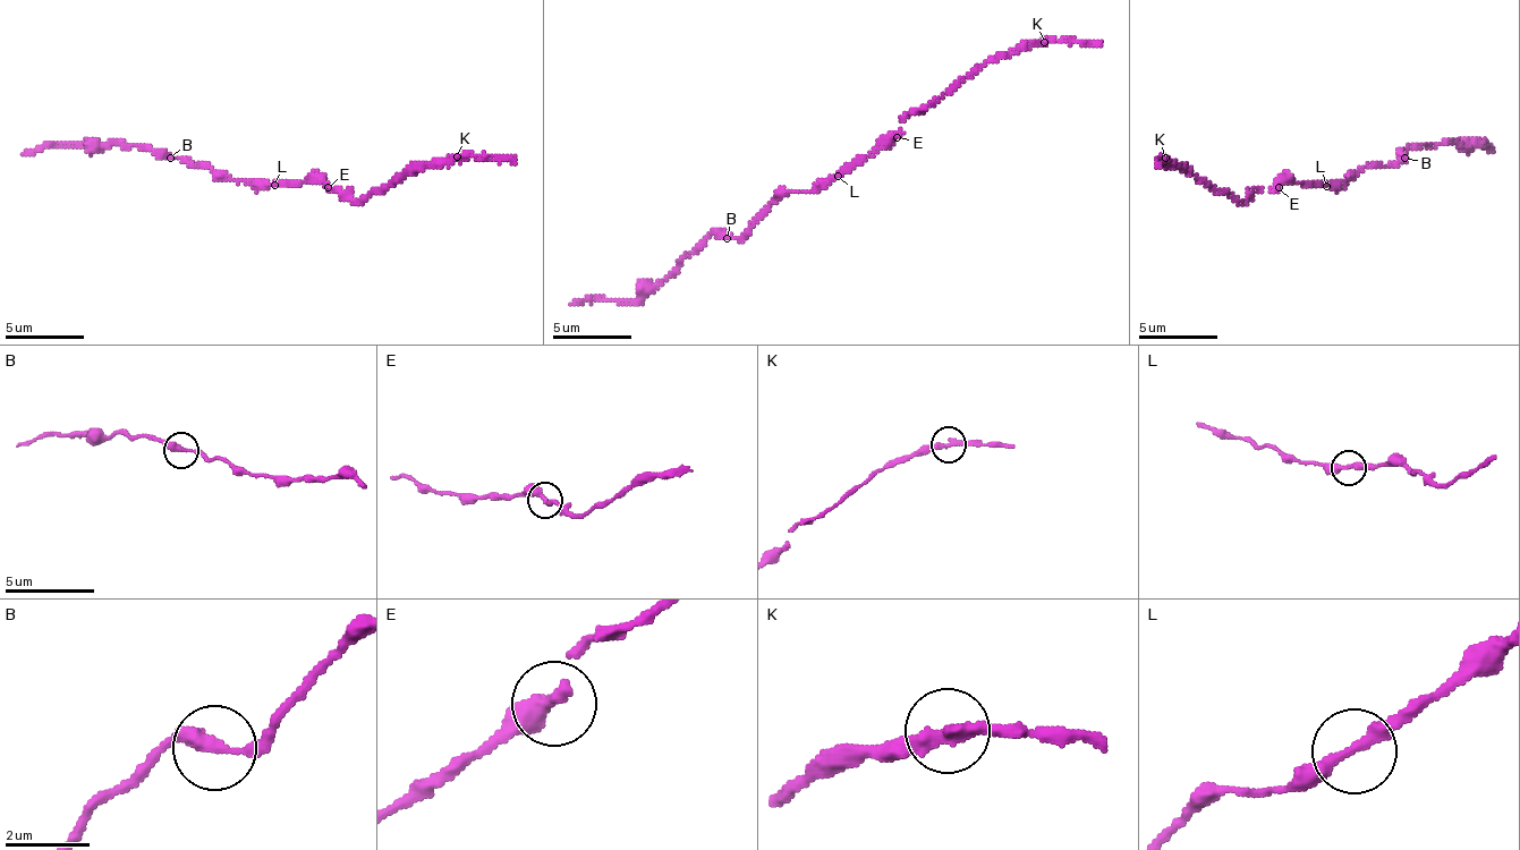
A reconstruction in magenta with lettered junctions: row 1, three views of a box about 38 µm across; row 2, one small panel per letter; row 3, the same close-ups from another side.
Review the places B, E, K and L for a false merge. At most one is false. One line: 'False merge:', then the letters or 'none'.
False merge: none

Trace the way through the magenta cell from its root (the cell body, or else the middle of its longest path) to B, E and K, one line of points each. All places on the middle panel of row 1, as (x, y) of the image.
B: (838, 172), (822, 180), (811, 192), (783, 192), (739, 238), (727, 238)
E: (838, 172), (850, 172), (897, 137)
K: (838, 172), (850, 172), (874, 156), (900, 129), (900, 121), (934, 105), (990, 61), (1043, 41)

